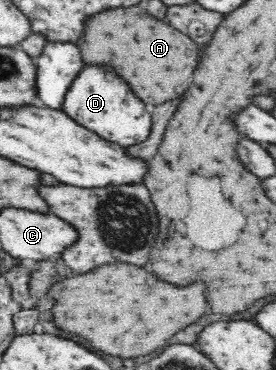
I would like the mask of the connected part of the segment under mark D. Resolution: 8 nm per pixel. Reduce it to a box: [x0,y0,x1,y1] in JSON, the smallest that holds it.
[62,65,152,147]

